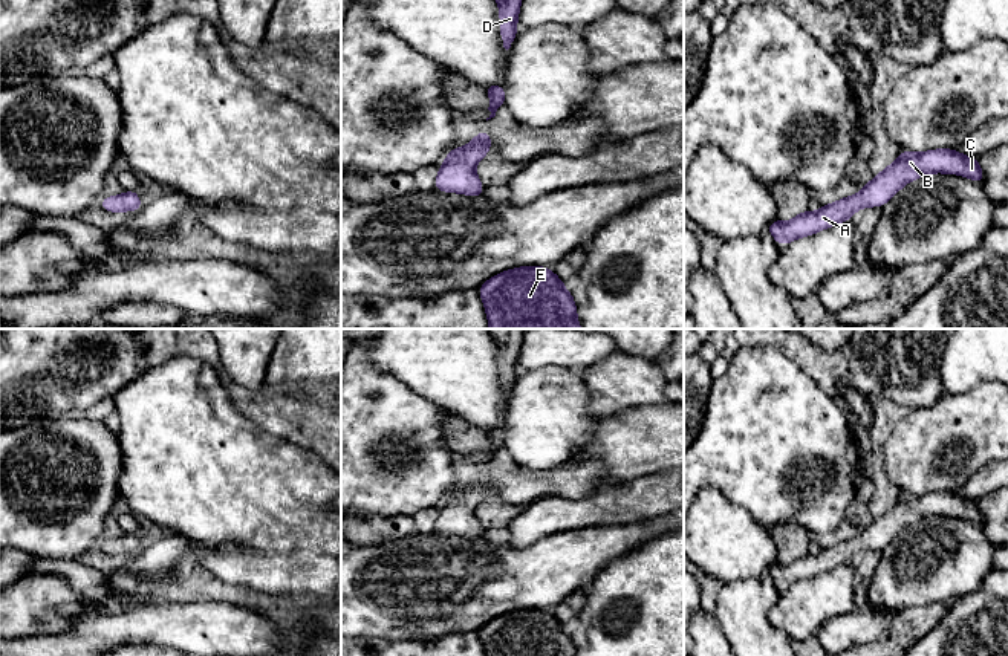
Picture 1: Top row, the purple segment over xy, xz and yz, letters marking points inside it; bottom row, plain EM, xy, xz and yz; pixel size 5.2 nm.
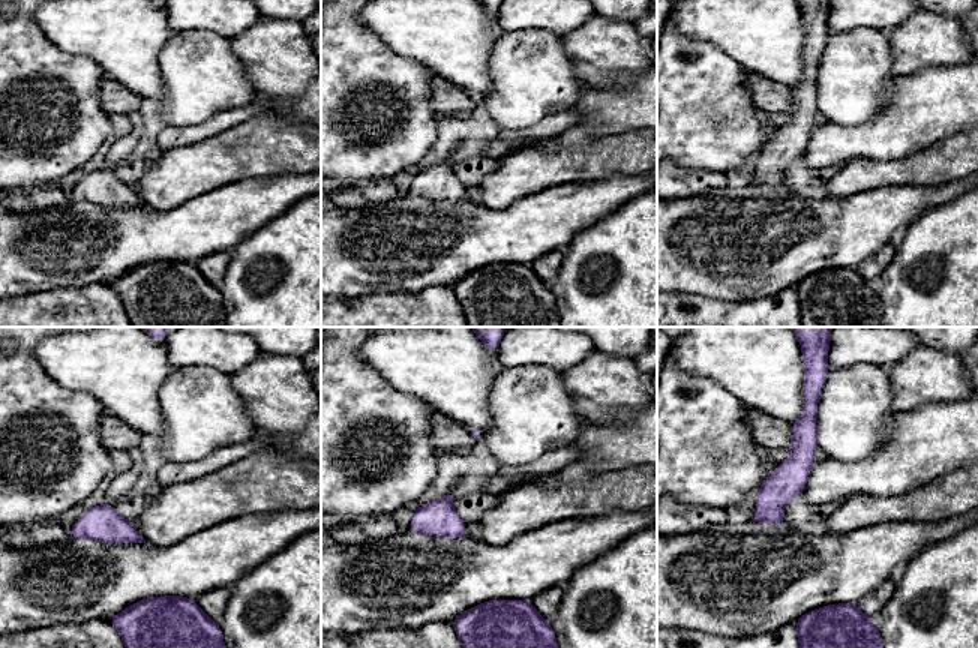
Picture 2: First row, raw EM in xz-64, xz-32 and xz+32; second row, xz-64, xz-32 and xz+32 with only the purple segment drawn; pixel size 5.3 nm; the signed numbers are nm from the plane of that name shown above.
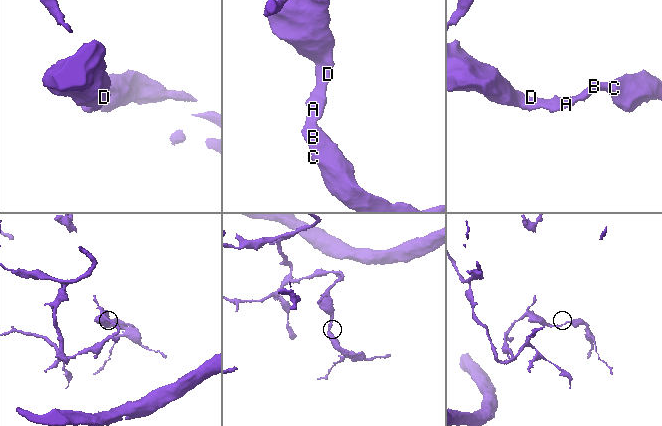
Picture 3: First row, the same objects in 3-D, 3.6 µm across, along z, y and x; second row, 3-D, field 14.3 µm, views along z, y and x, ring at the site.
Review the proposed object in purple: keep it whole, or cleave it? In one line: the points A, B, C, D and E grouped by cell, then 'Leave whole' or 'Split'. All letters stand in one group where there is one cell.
Groups: A B C D E. Leave whole

